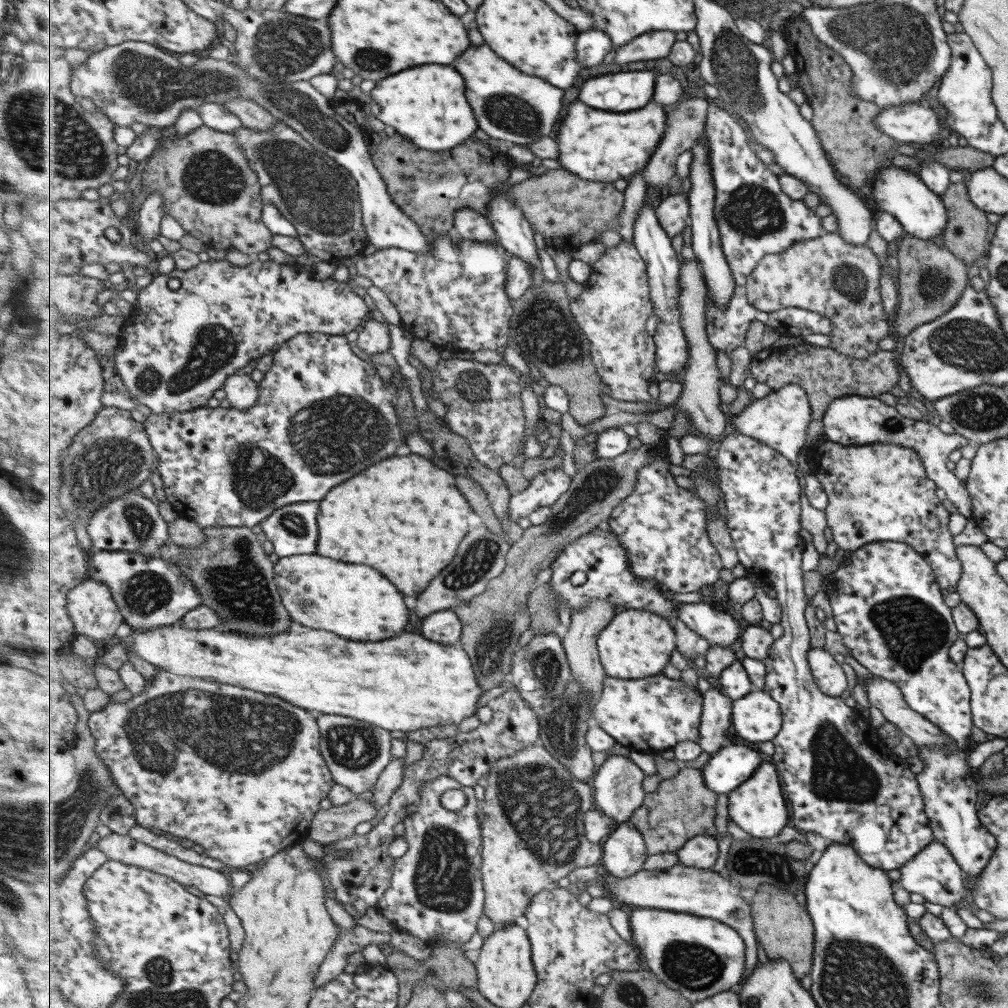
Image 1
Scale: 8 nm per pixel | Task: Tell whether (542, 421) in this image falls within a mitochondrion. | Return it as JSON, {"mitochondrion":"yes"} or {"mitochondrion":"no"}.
{"mitochondrion":"no"}

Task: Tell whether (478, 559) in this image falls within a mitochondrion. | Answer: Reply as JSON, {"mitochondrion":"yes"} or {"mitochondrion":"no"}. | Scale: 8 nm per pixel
{"mitochondrion":"yes"}

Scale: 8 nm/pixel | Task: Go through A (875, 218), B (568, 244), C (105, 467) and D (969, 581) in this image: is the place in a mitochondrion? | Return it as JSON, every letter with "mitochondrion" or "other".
{"A":"other","B":"other","C":"mitochondrion","D":"other"}

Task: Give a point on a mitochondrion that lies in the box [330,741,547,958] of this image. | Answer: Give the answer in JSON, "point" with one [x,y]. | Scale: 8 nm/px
{"point":[442,879]}

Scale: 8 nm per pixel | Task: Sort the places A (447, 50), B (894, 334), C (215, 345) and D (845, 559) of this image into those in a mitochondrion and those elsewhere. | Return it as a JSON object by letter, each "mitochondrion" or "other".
{"A":"other","B":"other","C":"mitochondrion","D":"other"}

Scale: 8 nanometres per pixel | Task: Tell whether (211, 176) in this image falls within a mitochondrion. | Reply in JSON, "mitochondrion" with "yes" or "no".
{"mitochondrion":"yes"}

